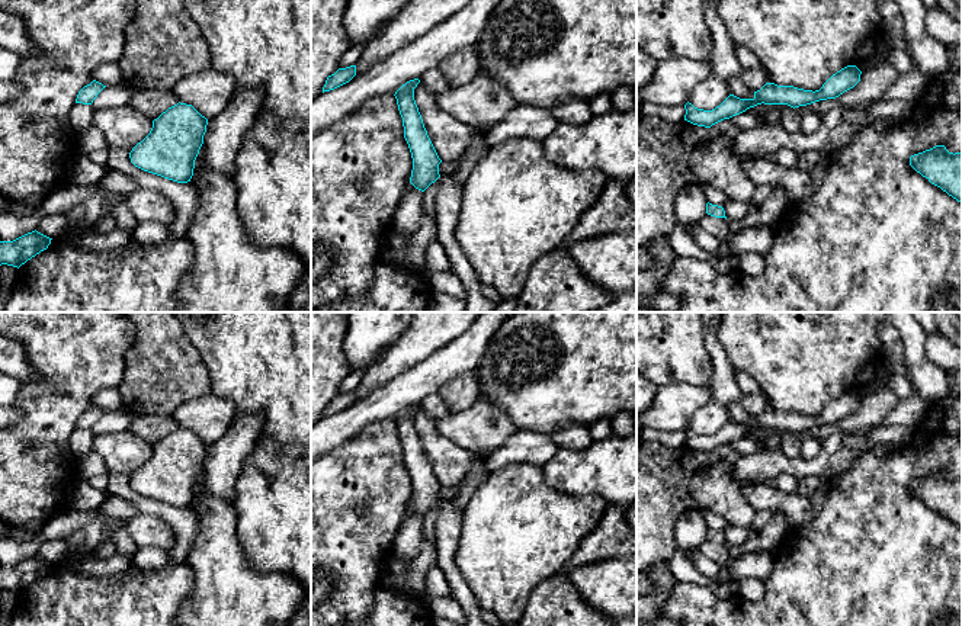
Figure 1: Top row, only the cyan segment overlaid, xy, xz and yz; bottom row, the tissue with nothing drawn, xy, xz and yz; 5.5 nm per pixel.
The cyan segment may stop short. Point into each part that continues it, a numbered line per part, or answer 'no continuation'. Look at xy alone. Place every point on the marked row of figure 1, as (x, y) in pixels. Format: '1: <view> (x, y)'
no continuation

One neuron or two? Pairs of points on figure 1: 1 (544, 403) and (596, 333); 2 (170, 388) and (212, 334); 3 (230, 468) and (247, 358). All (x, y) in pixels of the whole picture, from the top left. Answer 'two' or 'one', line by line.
1: one
2: two
3: two

